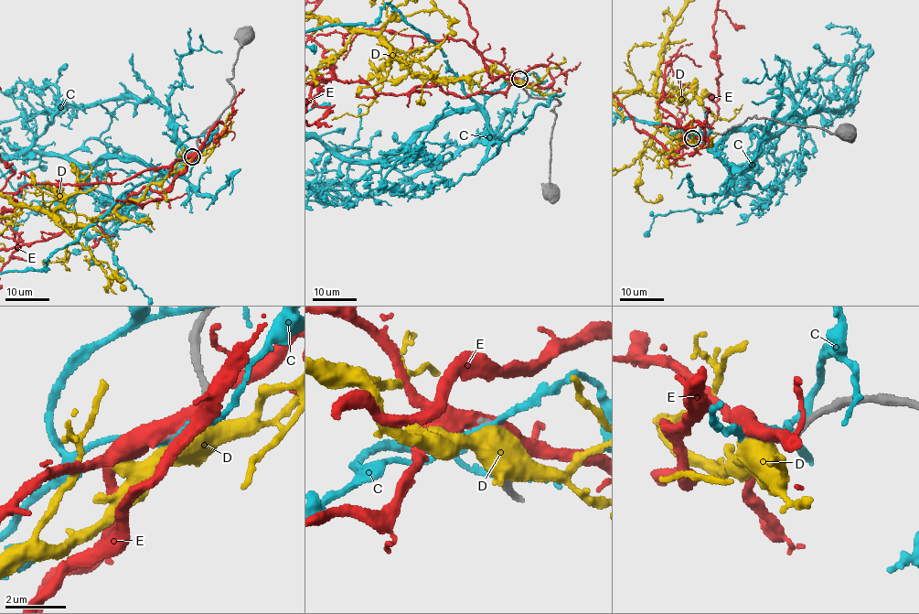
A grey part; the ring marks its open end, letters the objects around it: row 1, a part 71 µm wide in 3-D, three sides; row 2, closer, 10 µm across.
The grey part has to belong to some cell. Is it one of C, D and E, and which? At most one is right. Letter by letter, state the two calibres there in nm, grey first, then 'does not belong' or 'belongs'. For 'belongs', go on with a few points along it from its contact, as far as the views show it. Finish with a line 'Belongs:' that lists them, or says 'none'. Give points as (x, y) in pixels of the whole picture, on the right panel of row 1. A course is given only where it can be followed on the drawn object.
C: calibres 200 and 170 nm; does not belong
D: calibres 240 and 800 nm; does not belong
E: calibres 240 and 420 nm; does not belong
Belongs: none

